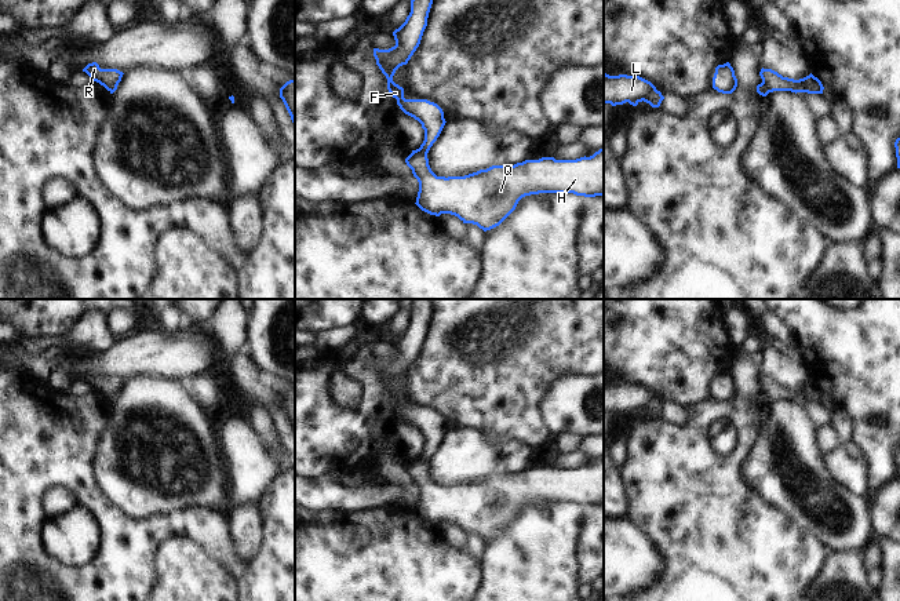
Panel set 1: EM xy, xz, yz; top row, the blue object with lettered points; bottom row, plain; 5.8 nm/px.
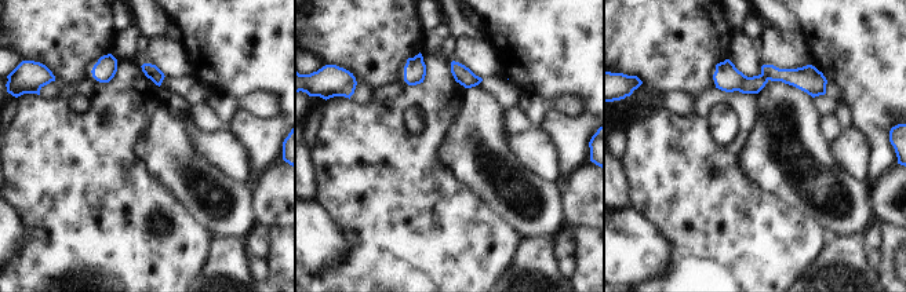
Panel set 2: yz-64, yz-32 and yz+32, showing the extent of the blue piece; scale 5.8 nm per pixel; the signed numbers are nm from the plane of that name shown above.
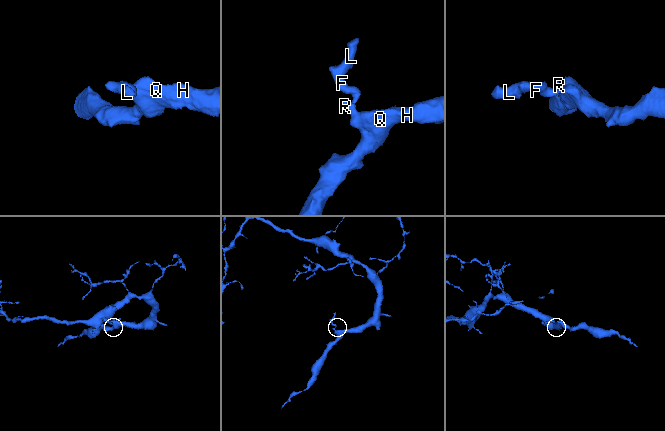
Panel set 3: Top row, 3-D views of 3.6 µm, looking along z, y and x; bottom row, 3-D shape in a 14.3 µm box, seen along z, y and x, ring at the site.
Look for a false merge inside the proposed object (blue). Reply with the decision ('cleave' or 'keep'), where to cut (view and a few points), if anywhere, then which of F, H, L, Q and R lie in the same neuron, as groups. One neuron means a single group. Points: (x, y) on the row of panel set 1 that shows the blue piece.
cleave; cut yz (762, 82), (771, 91); groups F L / H Q R

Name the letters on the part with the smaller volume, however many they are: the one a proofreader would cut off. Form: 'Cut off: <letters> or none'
Cut off: F, L

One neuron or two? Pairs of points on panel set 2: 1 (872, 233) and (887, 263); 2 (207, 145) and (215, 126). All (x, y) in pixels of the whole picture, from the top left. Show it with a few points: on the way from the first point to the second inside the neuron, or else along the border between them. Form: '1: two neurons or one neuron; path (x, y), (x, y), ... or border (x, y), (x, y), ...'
1: two neurons; border (883, 225), (881, 245), (879, 248)
2: two neurons; border (195, 123), (203, 131), (218, 131), (222, 127)

